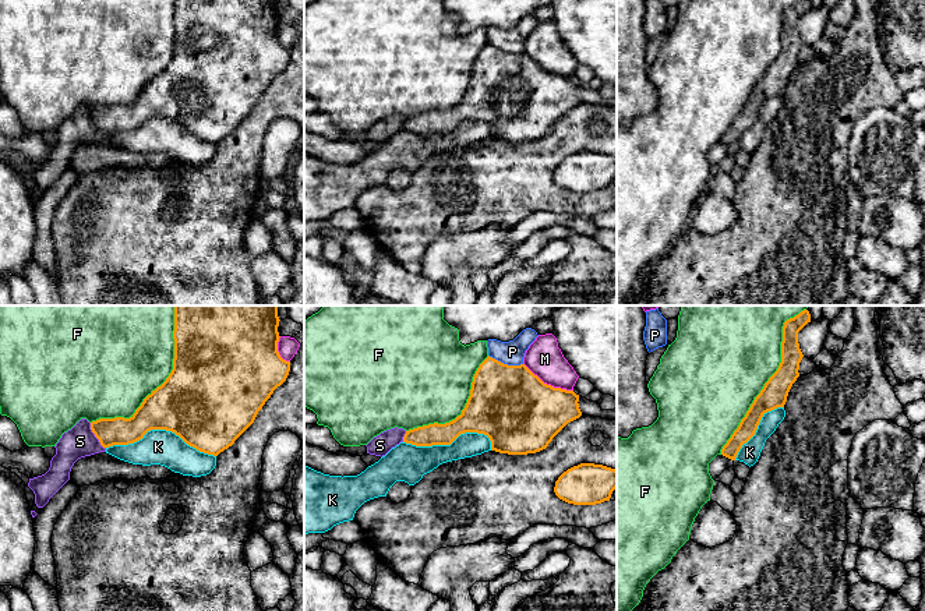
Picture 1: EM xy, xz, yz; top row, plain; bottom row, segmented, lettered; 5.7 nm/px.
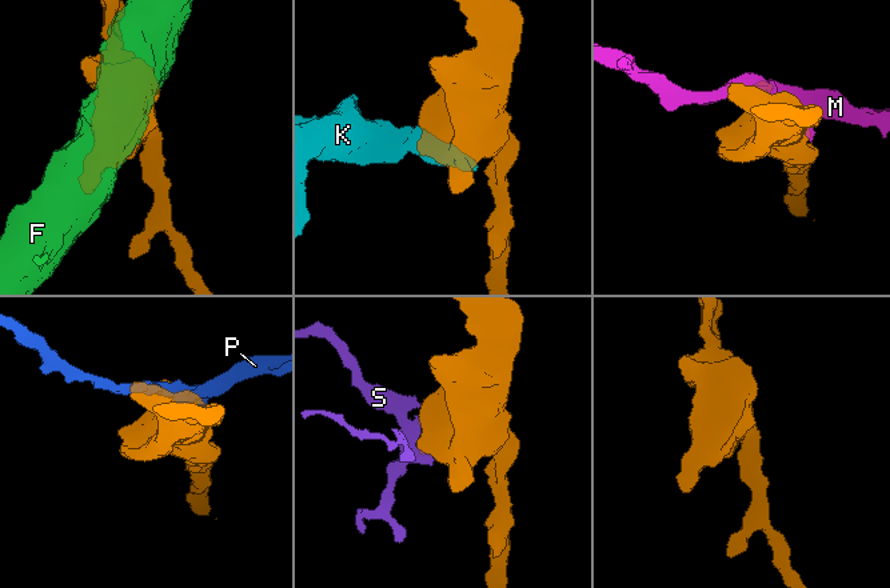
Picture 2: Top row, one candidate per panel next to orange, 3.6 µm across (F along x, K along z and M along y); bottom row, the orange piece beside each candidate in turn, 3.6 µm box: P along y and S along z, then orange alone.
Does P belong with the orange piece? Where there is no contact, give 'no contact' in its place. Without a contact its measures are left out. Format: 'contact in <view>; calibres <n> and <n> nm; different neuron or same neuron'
contact in xz; calibres 440 and 140 nm; different neuron

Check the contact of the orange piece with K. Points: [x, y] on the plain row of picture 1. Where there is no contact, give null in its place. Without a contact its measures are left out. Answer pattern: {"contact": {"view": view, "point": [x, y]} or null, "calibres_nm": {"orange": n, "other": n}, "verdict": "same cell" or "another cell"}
{"contact": {"view": "xy", "point": [161, 116]}, "calibres_nm": {"orange": 420, "other": 200}, "verdict": "another cell"}

